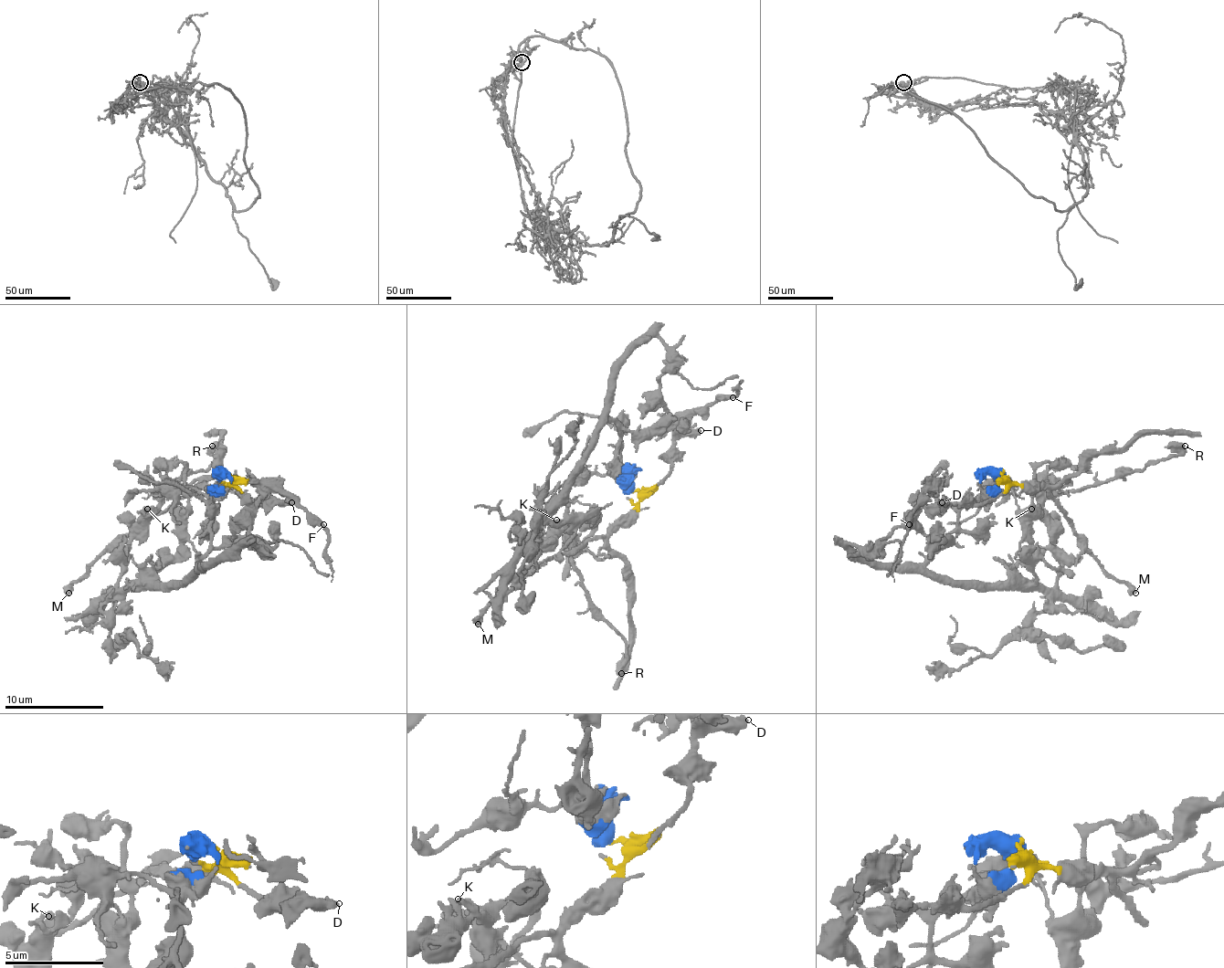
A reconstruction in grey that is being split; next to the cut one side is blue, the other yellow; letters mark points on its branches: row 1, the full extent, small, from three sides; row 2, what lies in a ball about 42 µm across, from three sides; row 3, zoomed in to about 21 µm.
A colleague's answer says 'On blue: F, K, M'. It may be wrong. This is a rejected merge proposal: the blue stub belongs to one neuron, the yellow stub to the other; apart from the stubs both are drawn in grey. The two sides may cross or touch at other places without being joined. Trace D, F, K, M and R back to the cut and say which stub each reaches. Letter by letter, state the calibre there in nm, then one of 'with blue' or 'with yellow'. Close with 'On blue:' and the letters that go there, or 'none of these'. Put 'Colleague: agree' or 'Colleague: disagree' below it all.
D: calibre 460 nm; with yellow
F: calibre 320 nm; with blue
K: calibre 260 nm; with blue
M: calibre 550 nm; with yellow
R: calibre 700 nm; with blue
On blue: F, K, R
Colleague: disagree

